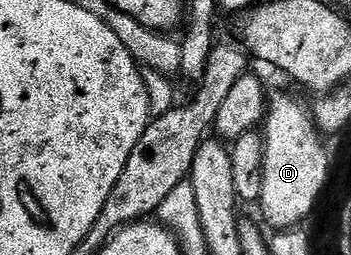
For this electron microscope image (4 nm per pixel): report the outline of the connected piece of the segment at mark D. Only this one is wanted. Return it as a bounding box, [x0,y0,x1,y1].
[260,93,326,231]

